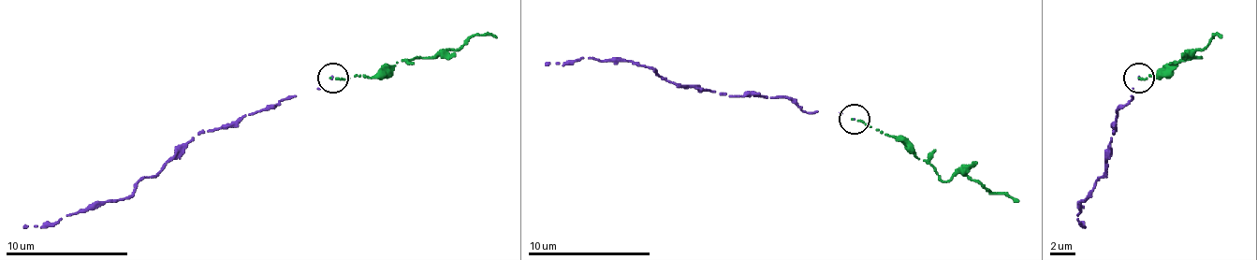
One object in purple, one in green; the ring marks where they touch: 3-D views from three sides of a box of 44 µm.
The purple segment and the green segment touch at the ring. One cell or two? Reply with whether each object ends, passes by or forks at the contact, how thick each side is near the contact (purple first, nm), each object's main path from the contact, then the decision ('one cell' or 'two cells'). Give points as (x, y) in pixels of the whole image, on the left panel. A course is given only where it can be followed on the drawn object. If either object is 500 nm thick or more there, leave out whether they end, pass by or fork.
purple ends there; green ends there; 100 nm thick on the purple side, 170 nm on the other; purple runs (333, 77), (321, 89), (201, 132), (122, 199), (95, 202), (39, 226), (24, 223); green runs (330, 77), (372, 77), (398, 62), (459, 50), (477, 34), (495, 37); two cells

